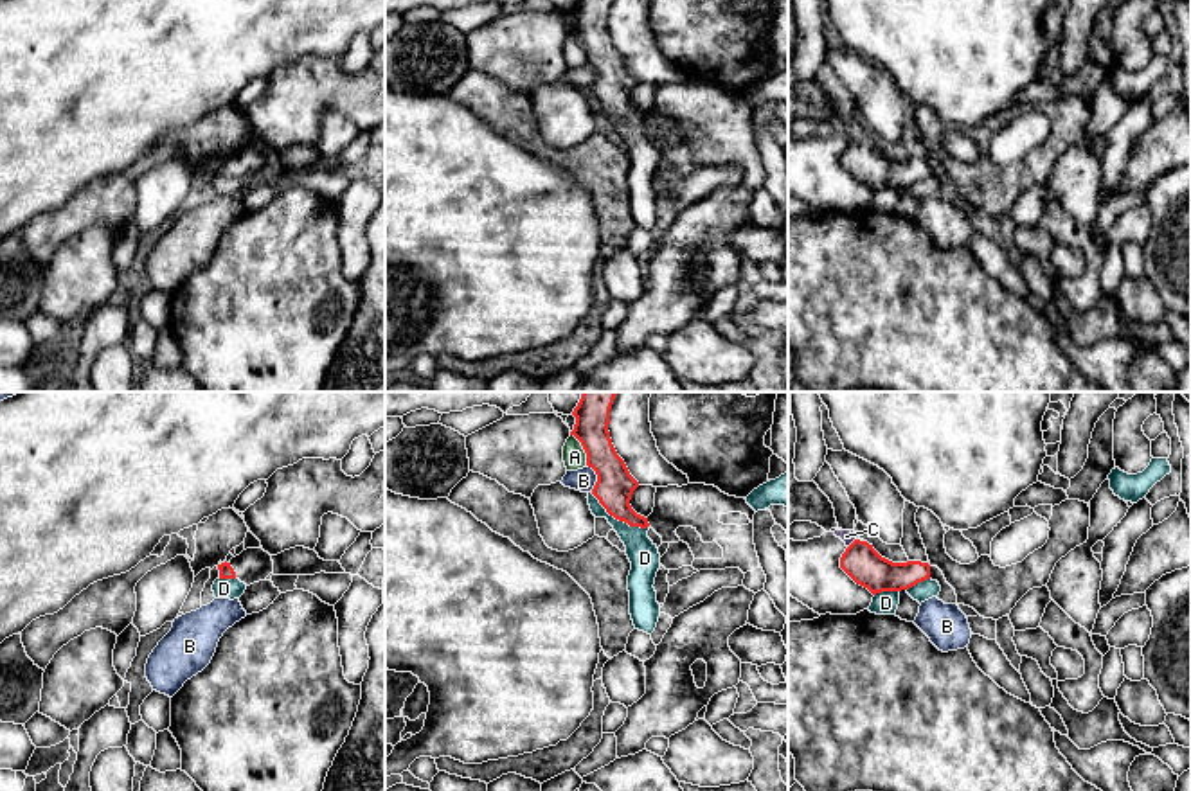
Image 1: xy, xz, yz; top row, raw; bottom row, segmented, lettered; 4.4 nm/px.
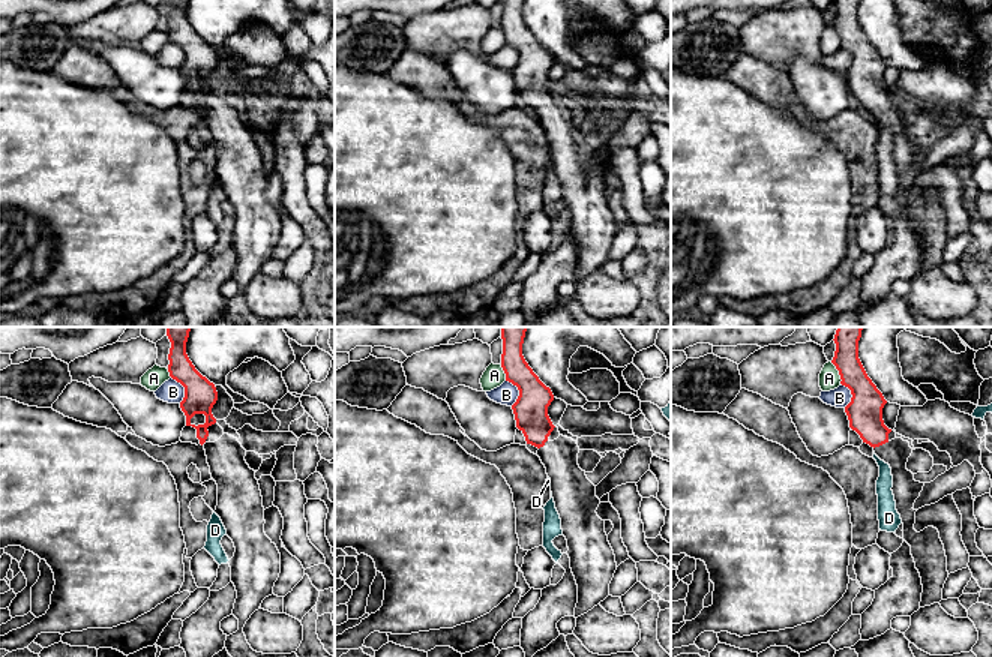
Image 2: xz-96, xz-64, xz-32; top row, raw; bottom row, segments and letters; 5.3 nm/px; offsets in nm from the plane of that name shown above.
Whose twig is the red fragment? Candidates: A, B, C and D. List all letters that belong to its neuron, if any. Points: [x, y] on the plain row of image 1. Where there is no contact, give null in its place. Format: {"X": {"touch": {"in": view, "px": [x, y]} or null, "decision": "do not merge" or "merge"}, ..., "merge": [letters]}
{"A": {"touch": {"in": "xz", "px": [583, 45]}, "decision": "do not merge"}, "B": {"touch": {"in": "xz", "px": [598, 76]}, "decision": "do not merge"}, "C": {"touch": {"in": "yz", "px": [851, 141]}, "decision": "do not merge"}, "D": {"touch": {"in": "xz", "px": [619, 117]}, "decision": "do not merge"}, "merge": []}

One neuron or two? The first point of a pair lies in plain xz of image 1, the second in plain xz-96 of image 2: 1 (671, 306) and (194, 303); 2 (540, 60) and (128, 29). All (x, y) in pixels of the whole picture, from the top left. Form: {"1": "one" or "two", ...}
{"1": "one", "2": "one"}

